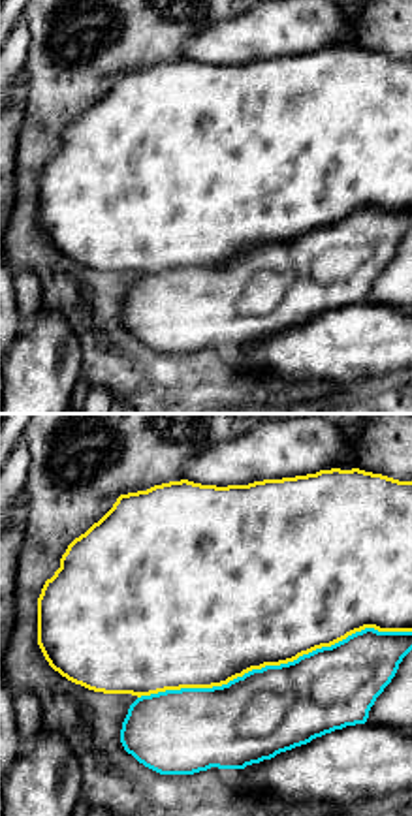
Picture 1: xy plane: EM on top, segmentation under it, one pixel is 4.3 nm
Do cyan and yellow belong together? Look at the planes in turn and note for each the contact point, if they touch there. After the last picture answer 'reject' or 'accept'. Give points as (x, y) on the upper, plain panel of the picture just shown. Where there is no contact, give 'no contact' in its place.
meets cyan at (273, 245)

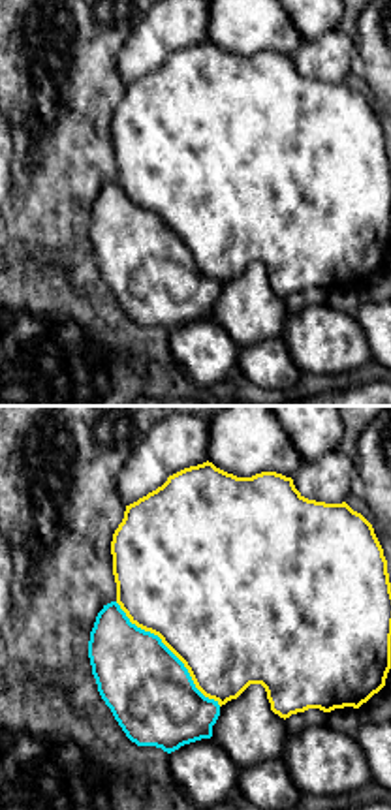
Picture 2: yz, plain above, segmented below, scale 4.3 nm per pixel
meets cyan at (170, 230)

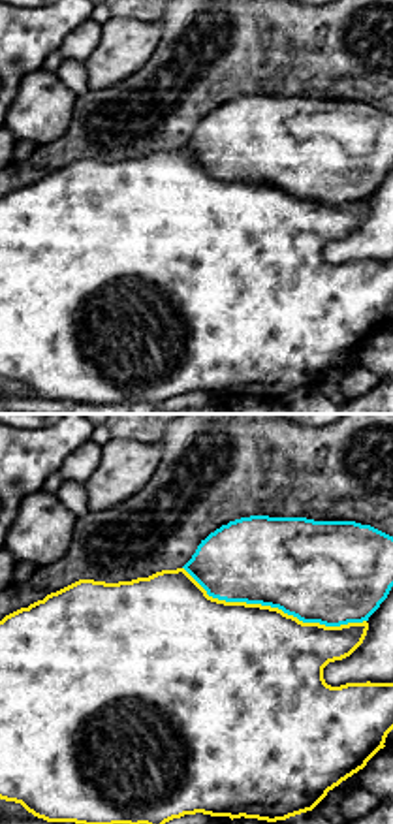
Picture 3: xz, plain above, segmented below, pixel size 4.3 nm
meets cyan at (273, 185)

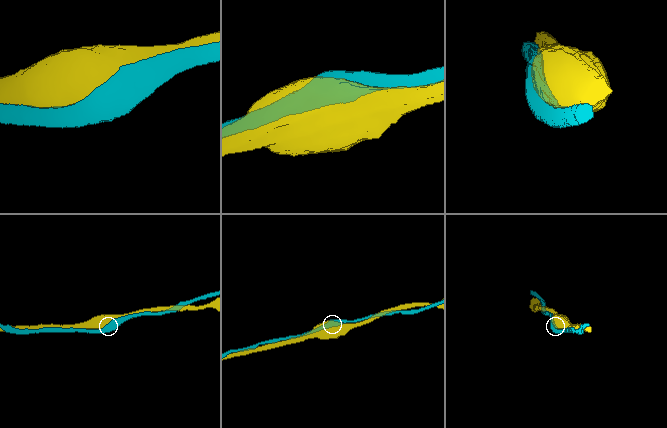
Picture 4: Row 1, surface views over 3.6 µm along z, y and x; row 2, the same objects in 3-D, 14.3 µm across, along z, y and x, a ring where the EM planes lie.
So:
reject

